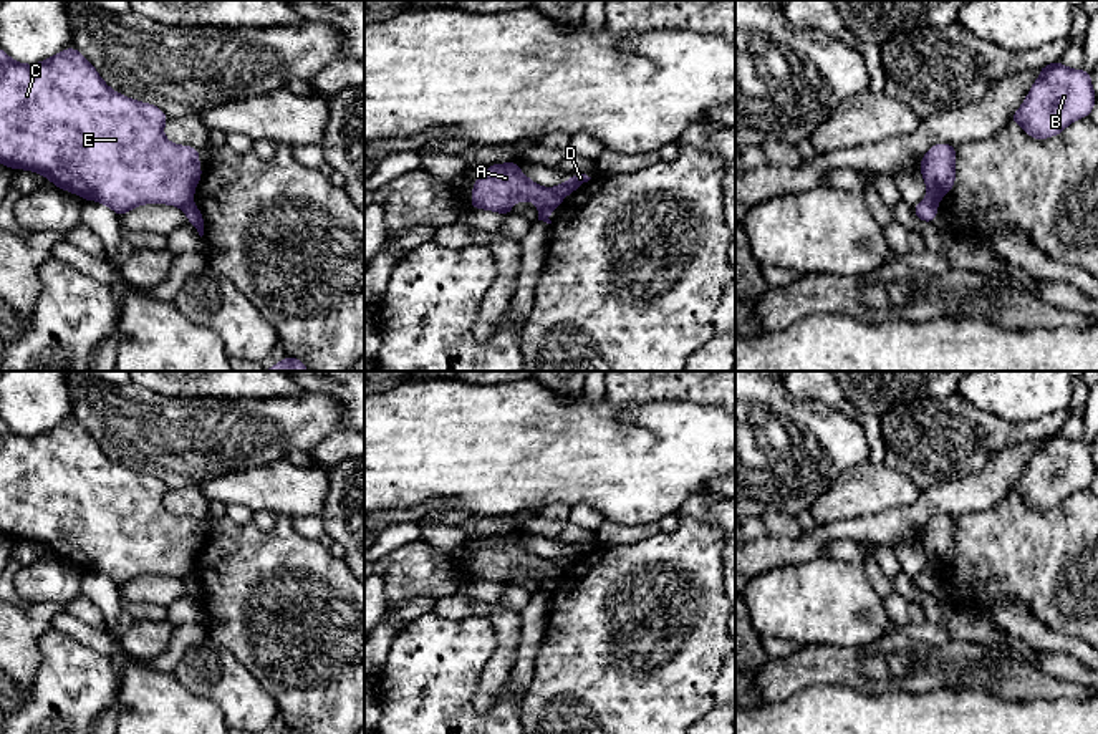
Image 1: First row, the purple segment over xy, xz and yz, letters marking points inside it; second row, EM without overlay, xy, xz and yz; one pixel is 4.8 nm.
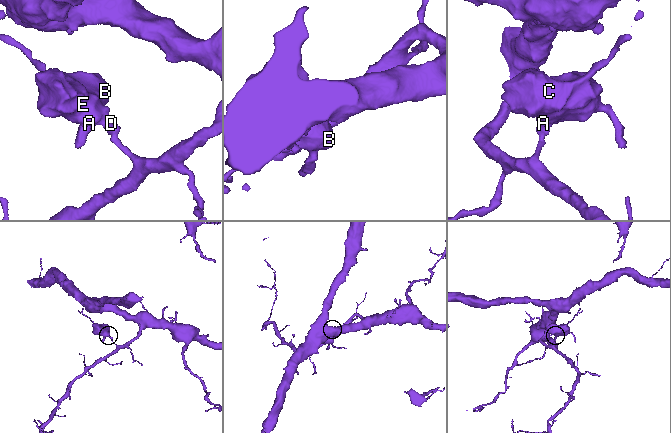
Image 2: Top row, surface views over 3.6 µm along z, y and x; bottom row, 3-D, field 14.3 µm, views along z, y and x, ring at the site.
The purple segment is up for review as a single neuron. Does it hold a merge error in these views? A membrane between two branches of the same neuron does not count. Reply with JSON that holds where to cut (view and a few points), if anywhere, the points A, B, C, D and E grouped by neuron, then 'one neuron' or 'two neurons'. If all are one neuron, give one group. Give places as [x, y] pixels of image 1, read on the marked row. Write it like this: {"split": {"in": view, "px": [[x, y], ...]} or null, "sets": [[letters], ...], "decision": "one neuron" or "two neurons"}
{"split": {"in": "xz", "px": [[550, 189], [560, 199]]}, "sets": [["A", "B", "C", "E"], ["D"]], "decision": "two neurons"}

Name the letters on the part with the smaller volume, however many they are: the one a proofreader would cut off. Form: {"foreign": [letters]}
{"foreign": ["A", "B", "C", "E"]}

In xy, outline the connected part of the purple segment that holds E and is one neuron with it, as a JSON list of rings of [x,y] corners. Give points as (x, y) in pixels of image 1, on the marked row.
[[[0,48],[0,162],[10,169],[41,174],[63,191],[106,204],[118,215],[141,204],[184,207],[192,202],[202,177],[199,149],[167,141],[162,133],[167,121],[157,106],[113,91],[76,48],[66,48],[36,65],[13,61]]]

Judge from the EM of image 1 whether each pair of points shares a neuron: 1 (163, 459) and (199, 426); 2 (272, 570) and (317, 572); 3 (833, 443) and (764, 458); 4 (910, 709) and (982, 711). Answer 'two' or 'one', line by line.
1: one
2: one
3: one
4: one

